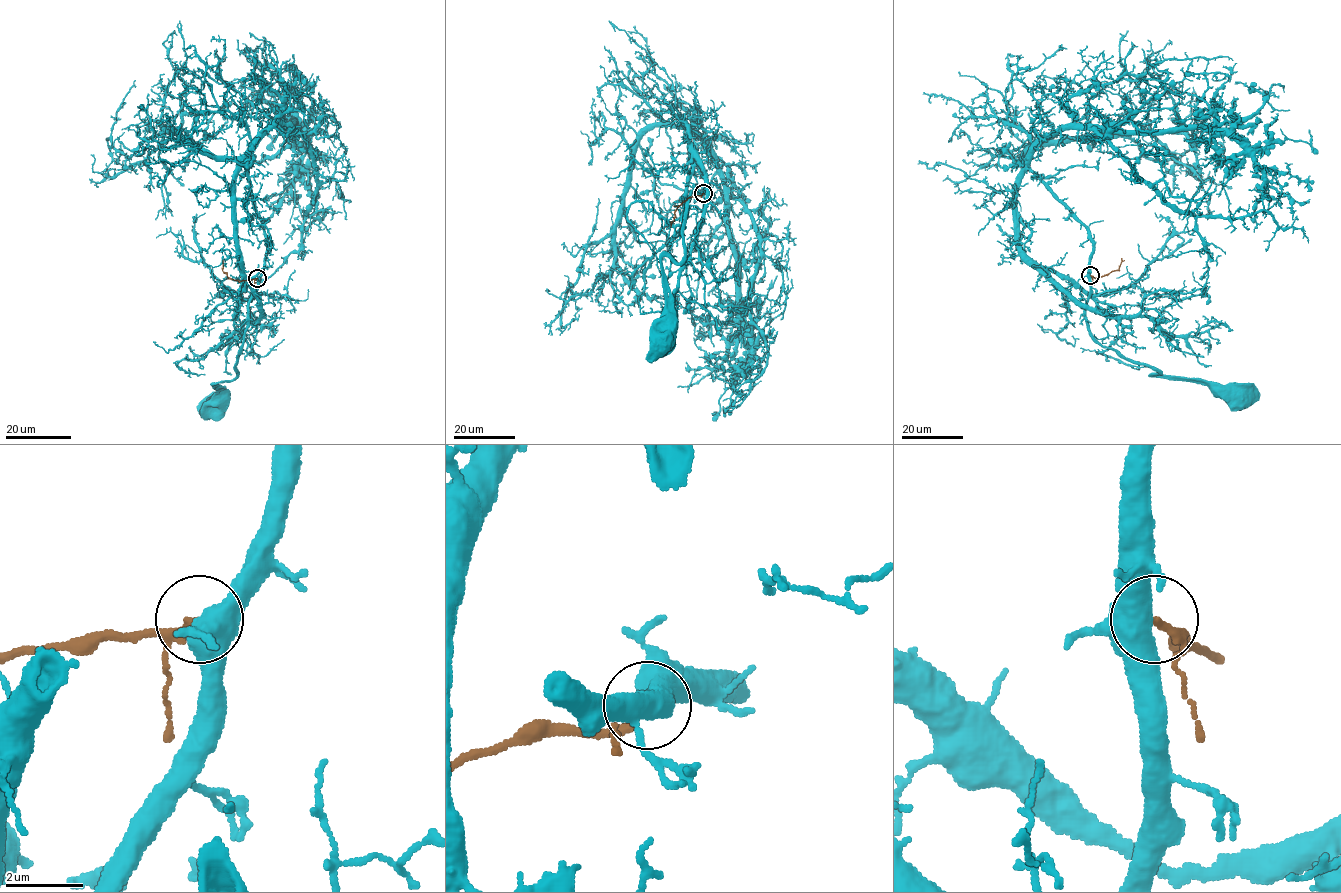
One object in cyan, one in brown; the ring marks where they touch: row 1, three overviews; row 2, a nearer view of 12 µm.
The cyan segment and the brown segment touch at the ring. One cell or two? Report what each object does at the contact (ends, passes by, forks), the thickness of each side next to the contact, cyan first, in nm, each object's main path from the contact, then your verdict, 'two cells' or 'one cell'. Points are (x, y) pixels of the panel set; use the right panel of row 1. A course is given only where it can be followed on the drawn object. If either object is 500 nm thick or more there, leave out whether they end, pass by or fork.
700 nm thick on the cyan side, 240 nm on the other; cyan runs (1090, 275), (1085, 321), (1102, 345), (1155, 368), (1159, 372), (1155, 375), (1206, 383), (1219, 395), (1237, 393); brown runs (1090, 275), (1094, 278), (1118, 269), (1121, 258); two cells

